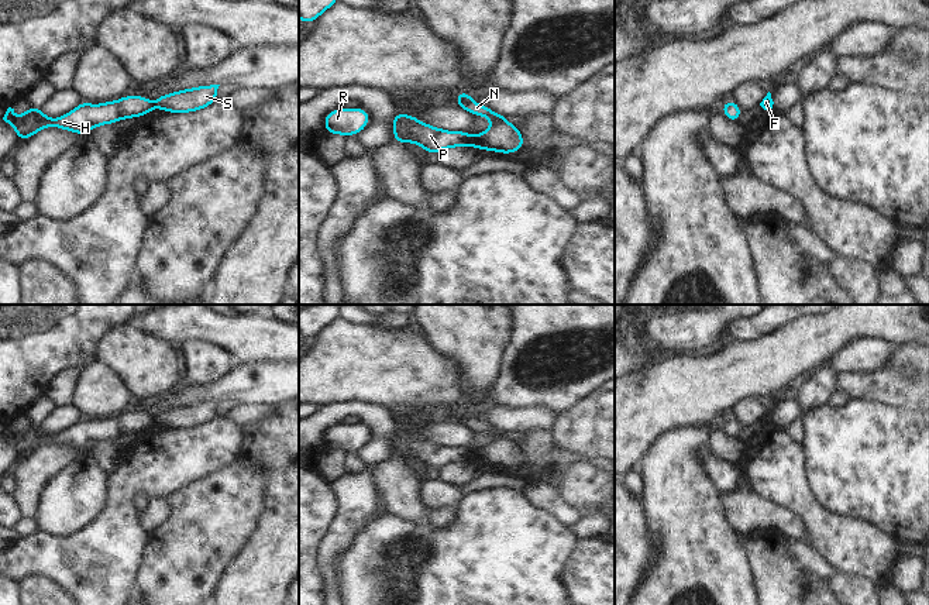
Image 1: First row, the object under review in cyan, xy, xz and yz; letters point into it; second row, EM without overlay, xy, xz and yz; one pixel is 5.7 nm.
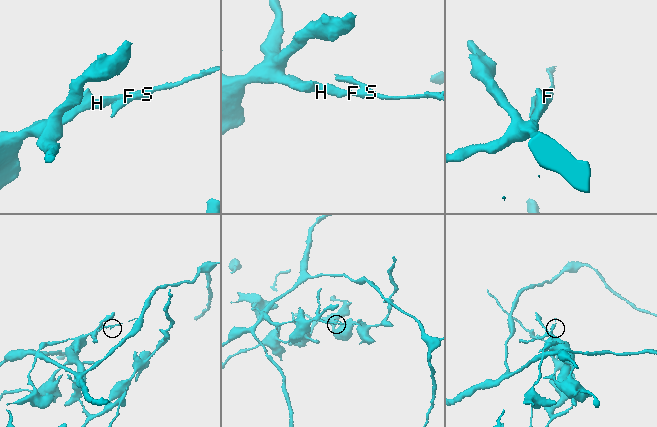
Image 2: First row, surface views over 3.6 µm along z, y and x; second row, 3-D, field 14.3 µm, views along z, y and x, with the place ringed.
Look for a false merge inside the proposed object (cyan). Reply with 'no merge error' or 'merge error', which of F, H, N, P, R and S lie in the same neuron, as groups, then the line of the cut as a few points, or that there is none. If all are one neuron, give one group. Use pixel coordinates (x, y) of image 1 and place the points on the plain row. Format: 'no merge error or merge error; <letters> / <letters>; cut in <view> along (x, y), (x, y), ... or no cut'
merge error; F N S / H P R; cut in xz along (470, 451), (465, 460)

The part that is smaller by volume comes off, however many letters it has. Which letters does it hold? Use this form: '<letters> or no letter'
F, N, S.

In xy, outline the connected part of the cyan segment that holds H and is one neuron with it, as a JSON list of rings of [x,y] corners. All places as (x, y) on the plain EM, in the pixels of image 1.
[[[124,412],[101,420],[80,417],[76,424],[56,434],[48,434],[39,423],[30,422],[23,432],[17,433],[14,424],[8,423],[3,436],[13,441],[20,457],[25,457],[47,443],[58,443],[83,451],[101,440],[142,433],[152,424],[154,420],[145,412]]]

